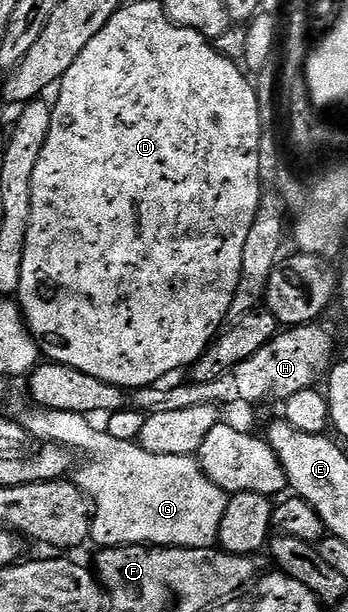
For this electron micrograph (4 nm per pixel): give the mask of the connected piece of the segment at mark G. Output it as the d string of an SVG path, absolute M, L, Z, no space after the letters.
M33 407L33 412L28 412L22 416L24 429L37 441L47 442L49 444L64 444L67 448L75 450L77 453L85 452L92 461L75 469L74 482L88 497L92 509L92 534L91 543L100 548L113 548L119 544L150 544L153 546L167 546L170 548L210 548L217 543L220 535L220 527L222 526L222 514L226 514L226 506L228 505L229 493L223 492L218 486L214 486L214 482L210 482L210 478L206 478L206 474L200 469L200 461L196 456L179 456L178 454L150 454L146 450L142 450L131 440L119 440L114 438L103 427L95 428L91 424L92 420L82 413L66 413L55 412L53 409Z

